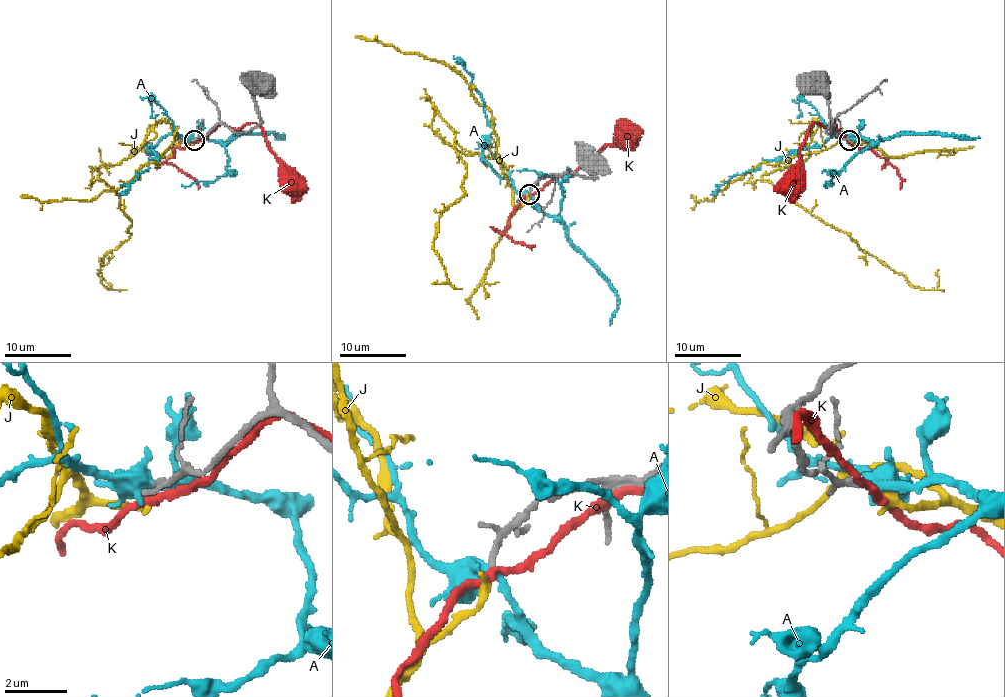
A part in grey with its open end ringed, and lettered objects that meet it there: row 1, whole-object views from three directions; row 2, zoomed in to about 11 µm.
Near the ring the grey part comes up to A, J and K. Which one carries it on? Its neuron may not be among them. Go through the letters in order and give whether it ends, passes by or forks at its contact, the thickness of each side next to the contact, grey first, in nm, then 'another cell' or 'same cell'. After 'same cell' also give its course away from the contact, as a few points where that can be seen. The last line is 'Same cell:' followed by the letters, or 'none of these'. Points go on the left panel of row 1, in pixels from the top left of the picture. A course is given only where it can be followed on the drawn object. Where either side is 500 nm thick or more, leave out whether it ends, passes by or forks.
A: it forks; calibres 220 and 420 nm; another cell
J: it ends; calibres 200 and 260 nm; same cell; course (195, 139), (160, 119), (135, 153), (97, 168), (132, 223), (103, 256), (98, 276), (112, 287), (97, 269)
K: it passes by; calibres 200 and 240 nm; another cell
Same cell: J

